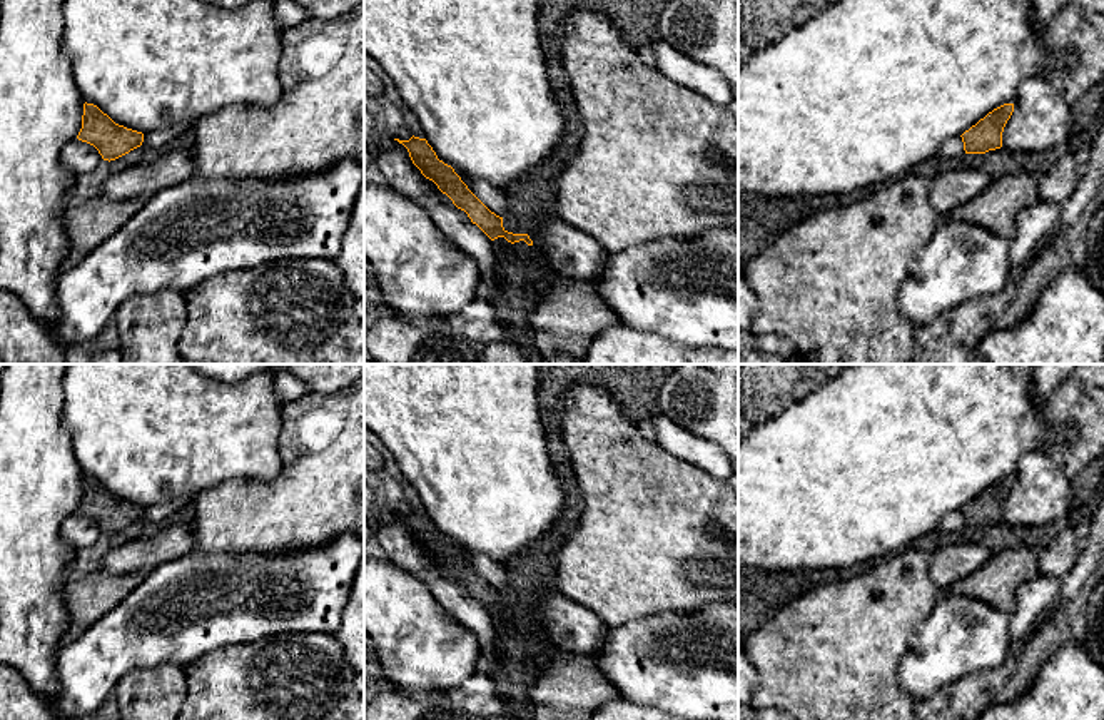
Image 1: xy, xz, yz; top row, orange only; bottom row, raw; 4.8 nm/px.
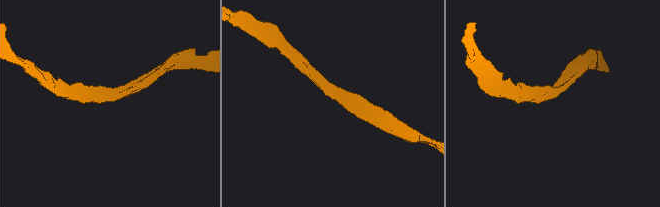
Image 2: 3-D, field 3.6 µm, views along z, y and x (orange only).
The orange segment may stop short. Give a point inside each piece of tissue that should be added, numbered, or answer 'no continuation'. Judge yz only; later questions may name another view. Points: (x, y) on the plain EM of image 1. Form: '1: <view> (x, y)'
no continuation

